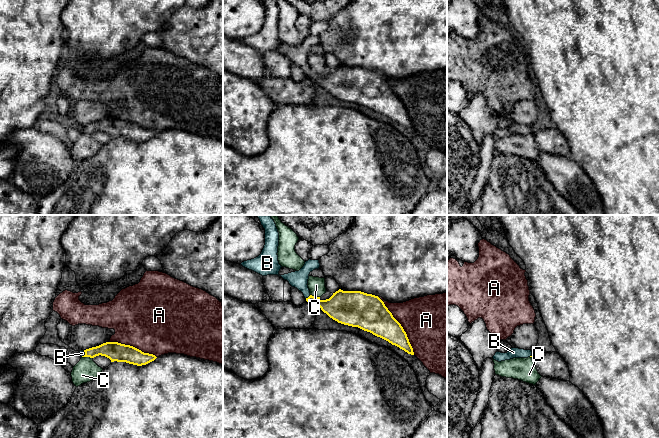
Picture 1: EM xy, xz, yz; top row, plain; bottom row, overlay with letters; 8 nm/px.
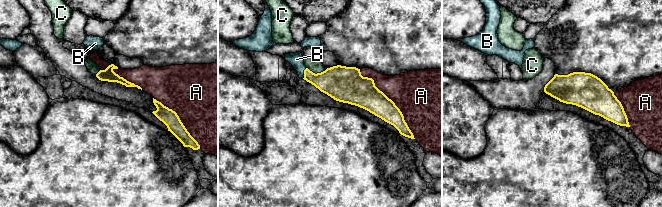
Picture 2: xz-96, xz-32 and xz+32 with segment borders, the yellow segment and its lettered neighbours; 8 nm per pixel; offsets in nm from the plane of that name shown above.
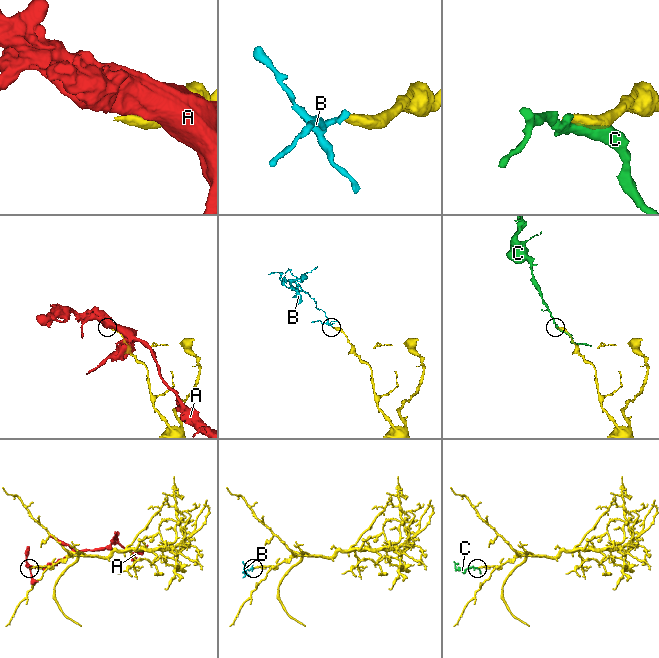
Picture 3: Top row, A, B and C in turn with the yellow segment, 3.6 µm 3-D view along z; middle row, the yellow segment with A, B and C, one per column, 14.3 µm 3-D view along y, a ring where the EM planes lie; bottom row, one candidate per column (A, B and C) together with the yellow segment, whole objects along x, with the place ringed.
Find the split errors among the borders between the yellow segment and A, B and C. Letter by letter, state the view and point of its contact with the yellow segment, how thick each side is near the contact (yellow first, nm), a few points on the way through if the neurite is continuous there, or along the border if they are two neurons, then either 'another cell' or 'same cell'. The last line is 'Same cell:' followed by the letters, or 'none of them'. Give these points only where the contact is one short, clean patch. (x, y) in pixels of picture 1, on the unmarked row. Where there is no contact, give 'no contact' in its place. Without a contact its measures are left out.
A: xz (400, 101) | 260/440 nm | another cell
B: xz (308, 73) | 200/140 nm | across xz (337, 83), (326, 82), (308, 73), (299, 55) | same cell
C: xy (87, 132) | 150/190 nm | another cell
Same cell: B

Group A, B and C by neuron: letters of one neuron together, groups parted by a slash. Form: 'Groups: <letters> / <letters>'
Groups: A / B / C

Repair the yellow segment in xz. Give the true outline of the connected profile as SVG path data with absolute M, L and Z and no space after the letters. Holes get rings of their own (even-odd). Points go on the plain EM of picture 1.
M261 0L265 5L265 21L261 30L251 36L242 38L240 41L252 46L262 52L267 51L278 51L284 56L287 56L292 63L297 64L301 67L307 78L317 80L321 86L326 89L330 94L337 97L338 99L358 103L364 107L370 108L373 111L380 113L392 121L399 123L408 130L414 131L413 124L409 118L406 108L404 107L401 100L393 93L392 89L385 82L384 78L375 71L367 70L361 67L343 67L339 65L333 71L326 76L321 76L320 73L314 73L310 70L308 64L309 50L315 46L319 45L319 36L311 36L305 38L304 42L295 48L280 51L279 47L281 41L278 37L278 22L279 22L279 8L276 0Z

